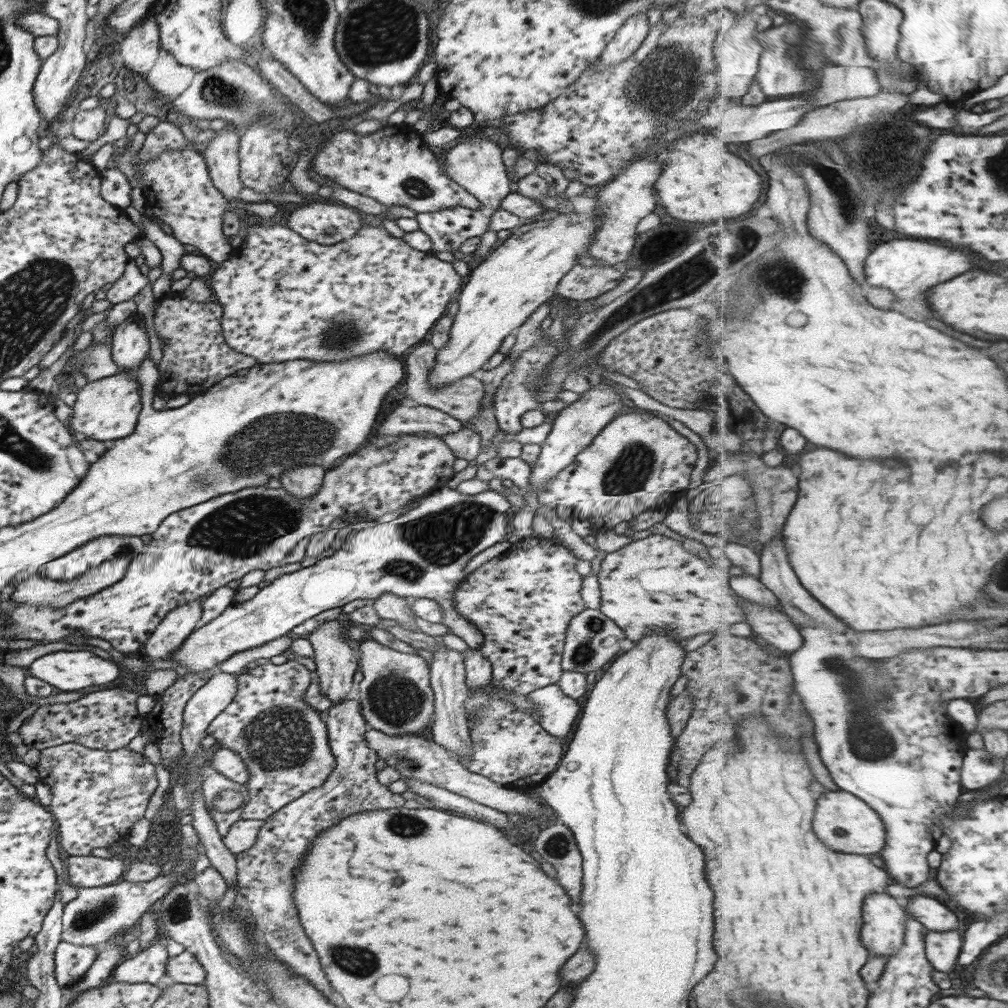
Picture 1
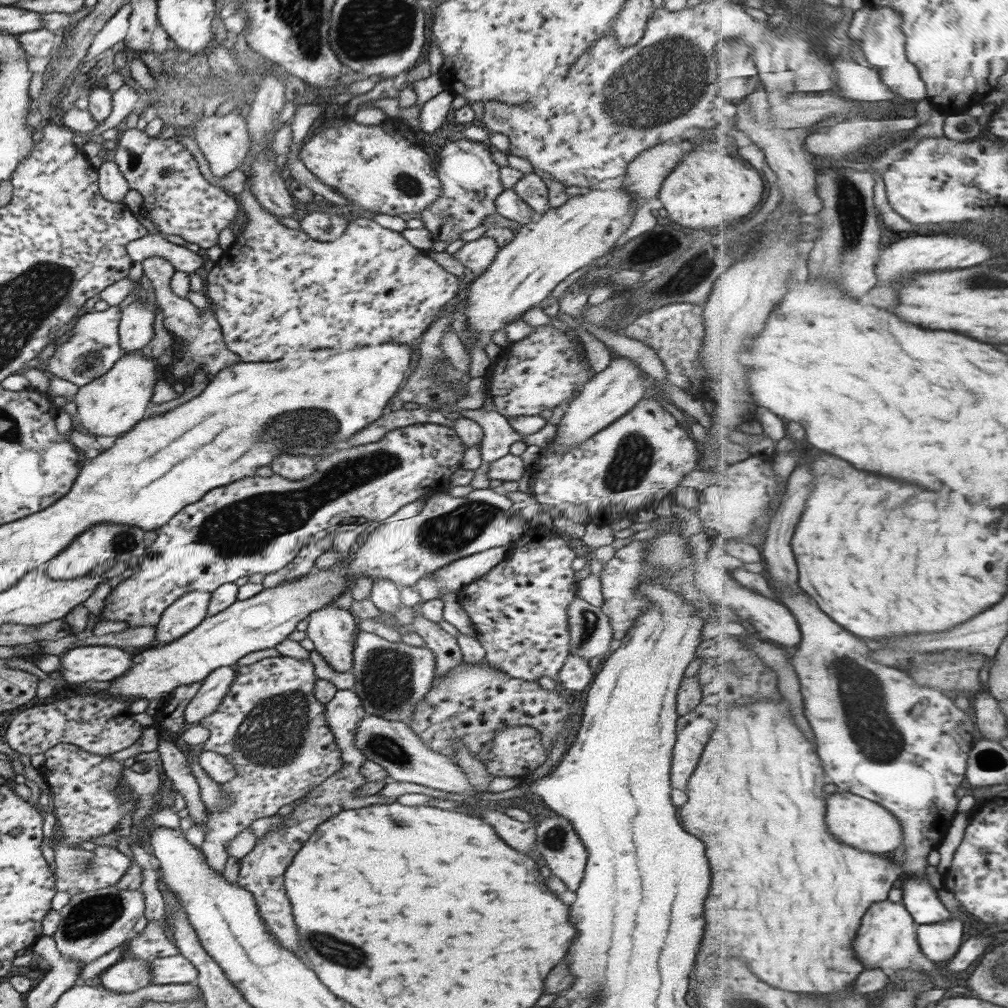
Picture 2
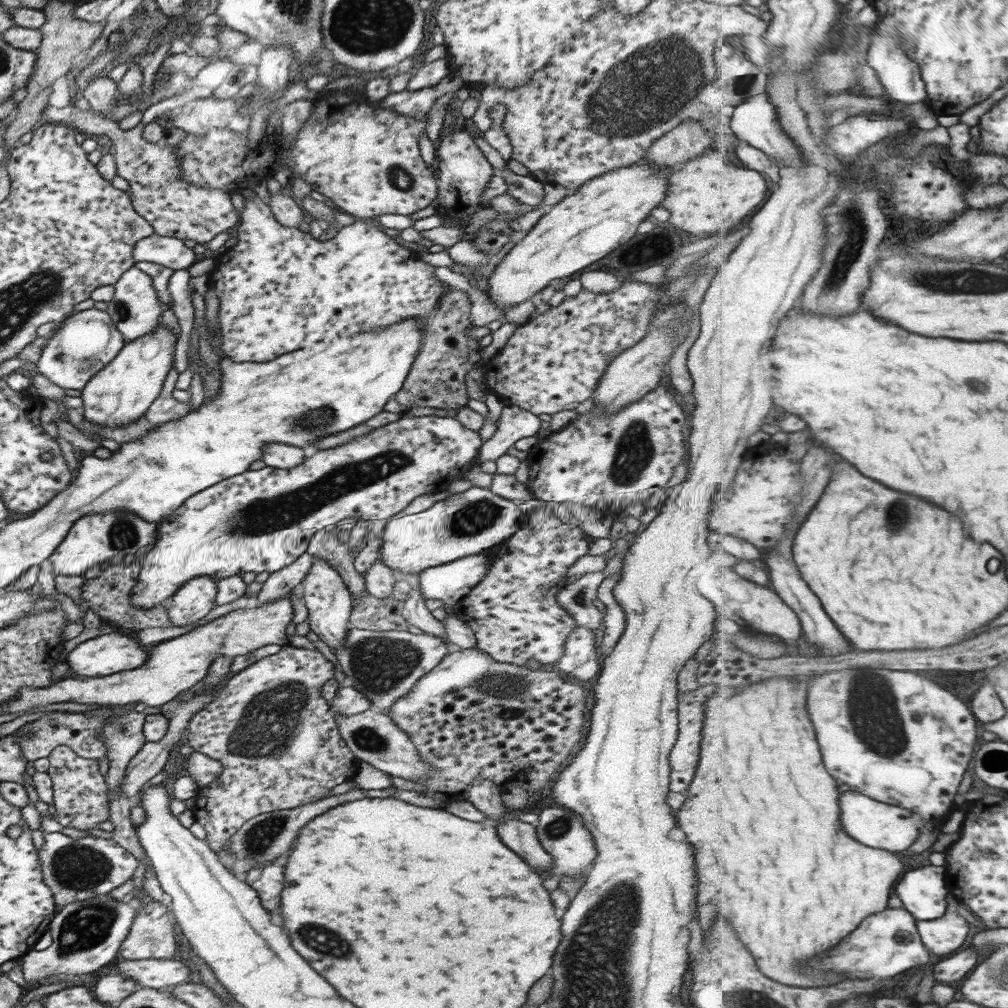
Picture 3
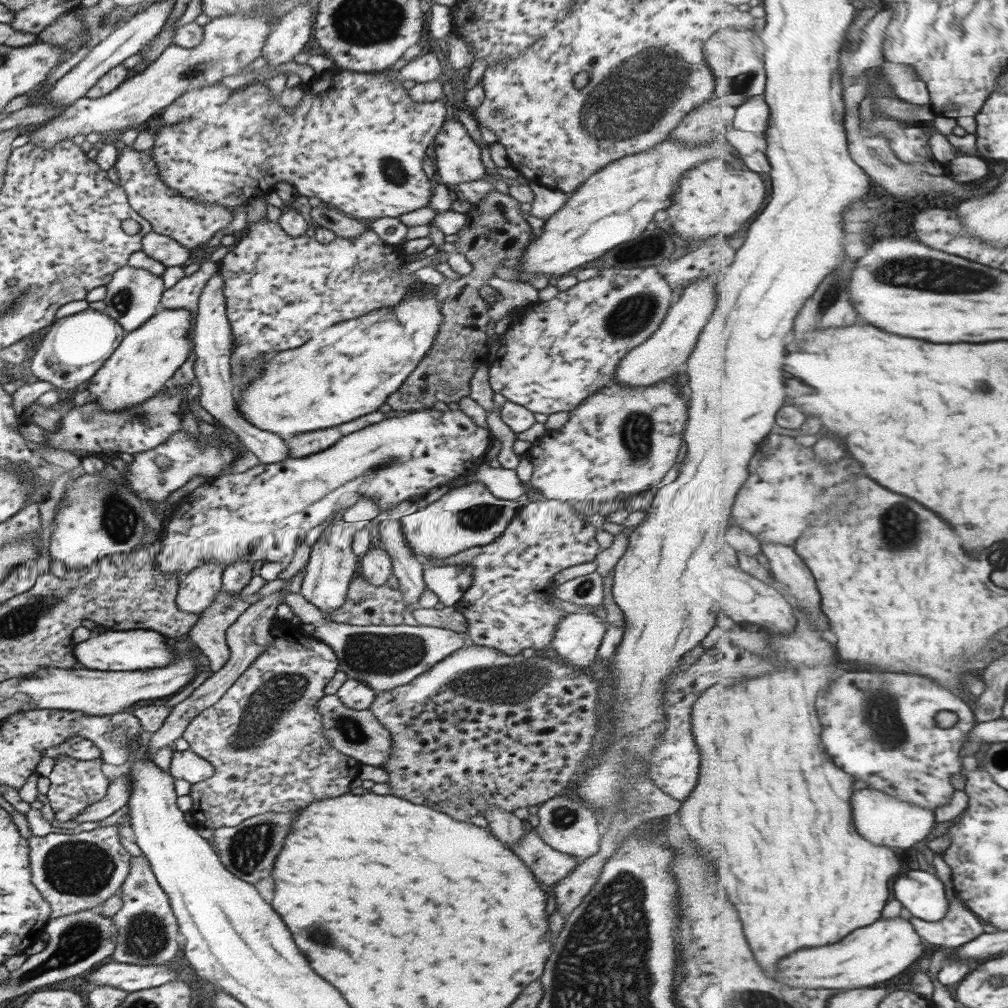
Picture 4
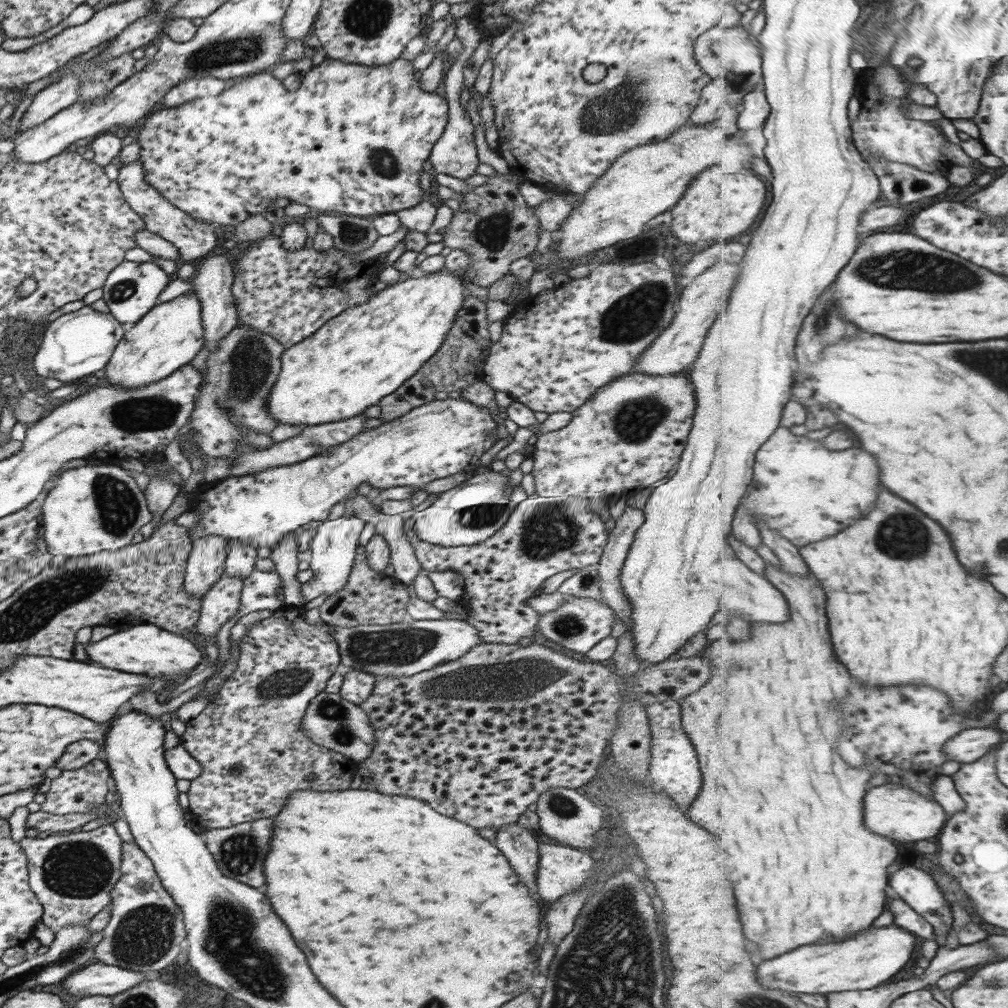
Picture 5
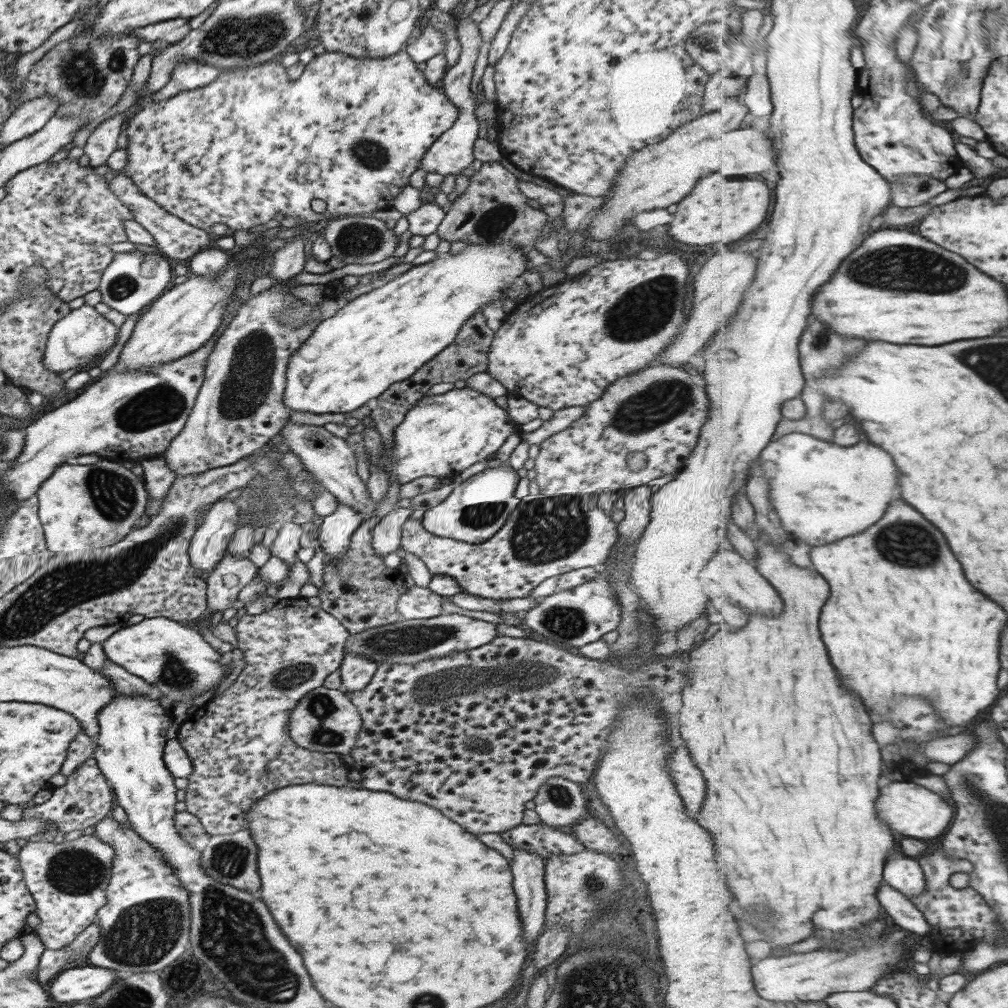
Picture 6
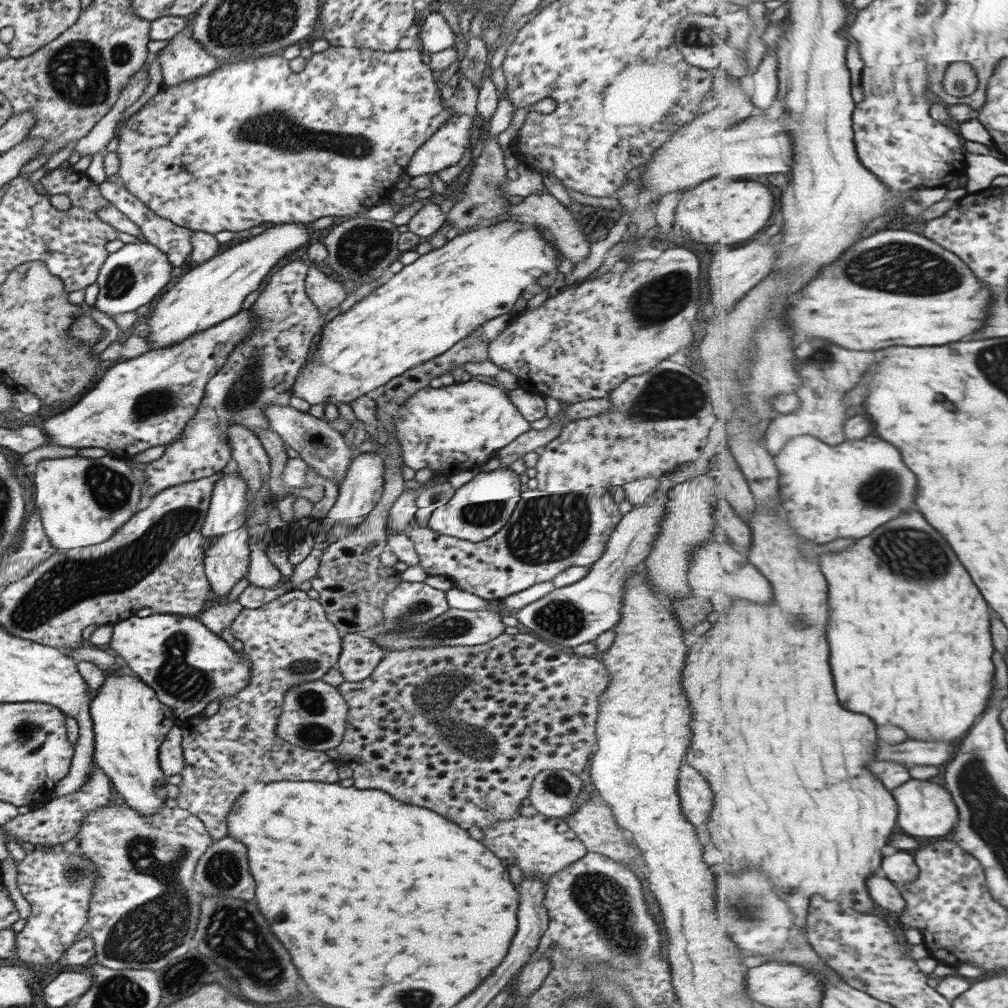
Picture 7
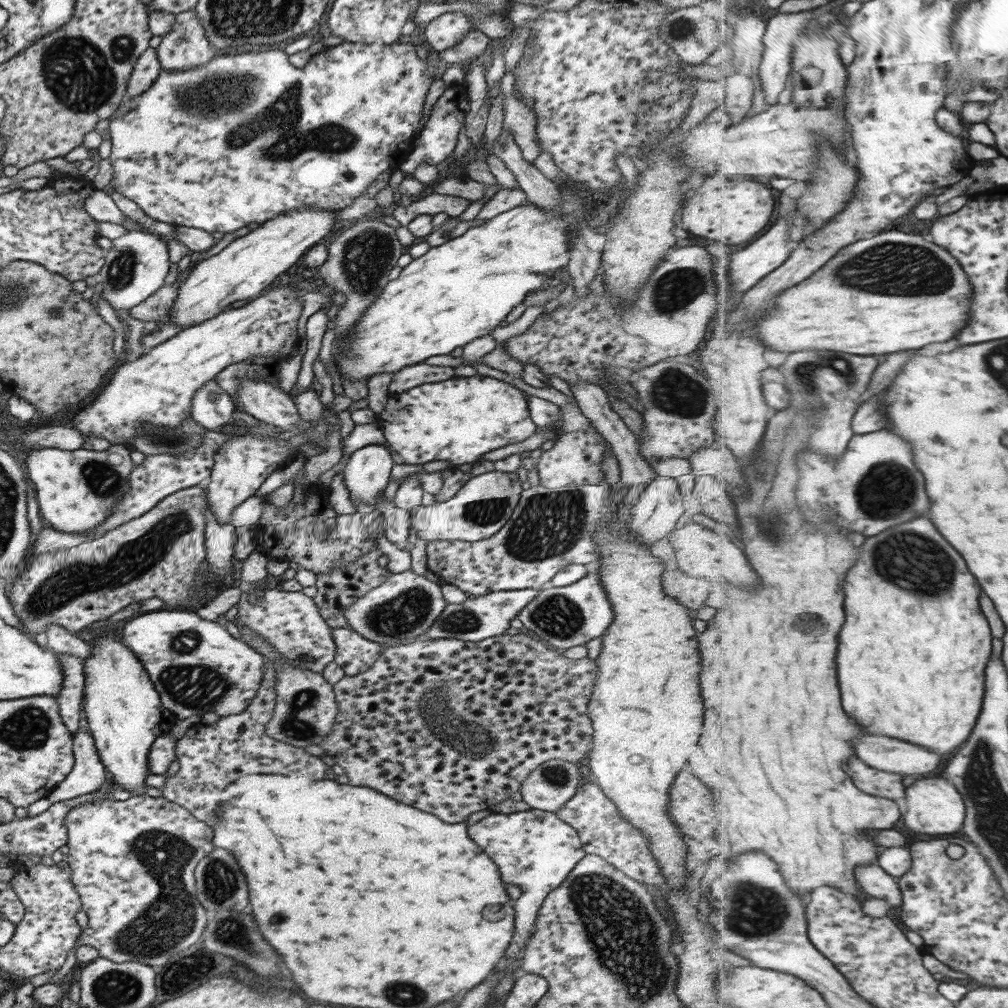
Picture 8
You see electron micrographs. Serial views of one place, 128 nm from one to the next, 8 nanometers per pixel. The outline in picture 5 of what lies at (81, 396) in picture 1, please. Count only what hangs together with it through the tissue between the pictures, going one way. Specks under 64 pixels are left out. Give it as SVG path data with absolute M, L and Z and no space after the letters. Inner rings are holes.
M194 293L175 298L146 312L133 326L125 329L105 363L101 383L133 389L167 378L179 366L188 364L202 348L201 309Z

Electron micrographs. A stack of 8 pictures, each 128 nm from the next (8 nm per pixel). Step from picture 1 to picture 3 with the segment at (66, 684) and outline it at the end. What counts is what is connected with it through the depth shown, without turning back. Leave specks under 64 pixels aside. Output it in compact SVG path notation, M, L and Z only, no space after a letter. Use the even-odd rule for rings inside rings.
M116 630L109 634L101 634L91 639L87 639L76 645L66 655L66 663L73 674L87 678L107 676L136 669L145 663L148 648L140 644L135 637L128 637L126 634L119 634Z

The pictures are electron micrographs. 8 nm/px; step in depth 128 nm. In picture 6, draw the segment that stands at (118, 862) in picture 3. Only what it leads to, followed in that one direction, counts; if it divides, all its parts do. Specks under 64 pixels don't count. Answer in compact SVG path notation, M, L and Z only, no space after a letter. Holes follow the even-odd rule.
M93 833L73 840L53 842L50 836L37 842L27 841L17 861L22 880L33 899L36 917L40 922L31 930L43 943L43 950L57 950L67 946L85 927L95 921L95 914L105 902L105 888L109 885L113 847L99 841Z

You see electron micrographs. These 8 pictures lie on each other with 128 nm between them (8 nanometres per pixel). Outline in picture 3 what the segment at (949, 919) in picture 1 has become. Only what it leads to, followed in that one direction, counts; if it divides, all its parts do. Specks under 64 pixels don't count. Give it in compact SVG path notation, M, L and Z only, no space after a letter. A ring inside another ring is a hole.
M947 863L941 866L927 866L915 872L906 872L901 882L897 883L895 893L902 901L903 908L907 909L915 918L920 920L935 920L945 916L948 908L948 890L945 876Z

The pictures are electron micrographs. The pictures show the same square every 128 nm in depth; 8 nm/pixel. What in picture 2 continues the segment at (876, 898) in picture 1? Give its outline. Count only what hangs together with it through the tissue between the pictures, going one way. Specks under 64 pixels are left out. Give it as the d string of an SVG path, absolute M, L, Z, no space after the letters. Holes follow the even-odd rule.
M884 900L873 904L872 908L865 913L859 936L857 936L857 956L861 962L869 968L881 968L891 972L901 969L921 969L935 976L937 988L943 988L943 980L949 980L941 972L945 972L942 966L933 962L922 950L918 938L916 919L903 902L891 902Z

